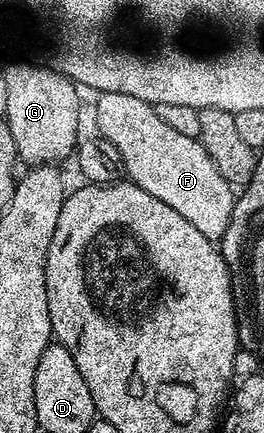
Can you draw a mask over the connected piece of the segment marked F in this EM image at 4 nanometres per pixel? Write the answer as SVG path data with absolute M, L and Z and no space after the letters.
M102 92L97 99L97 128L100 135L112 142L115 150L123 154L125 175L147 194L159 198L178 214L183 214L203 238L219 242L231 222L234 189L215 170L215 162L203 150L197 138L186 138L159 118L156 107L143 98L131 98L131 94Z

